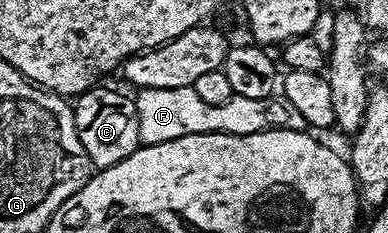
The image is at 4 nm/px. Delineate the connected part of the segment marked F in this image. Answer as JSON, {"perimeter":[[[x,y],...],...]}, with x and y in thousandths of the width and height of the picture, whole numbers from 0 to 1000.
{"perimeter":[[[443,373],[441,382],[363,382],[356,416],[343,421],[356,498],[356,601],[366,622],[433,614],[443,597],[464,597],[474,579],[508,571],[606,571],[639,579],[668,571],[683,554],[740,554],[781,567],[791,549],[784,494],[758,446],[742,442],[732,408],[698,408],[680,425],[629,425],[595,416],[588,442],[549,451],[526,442],[515,408],[505,408],[497,373]]]}

